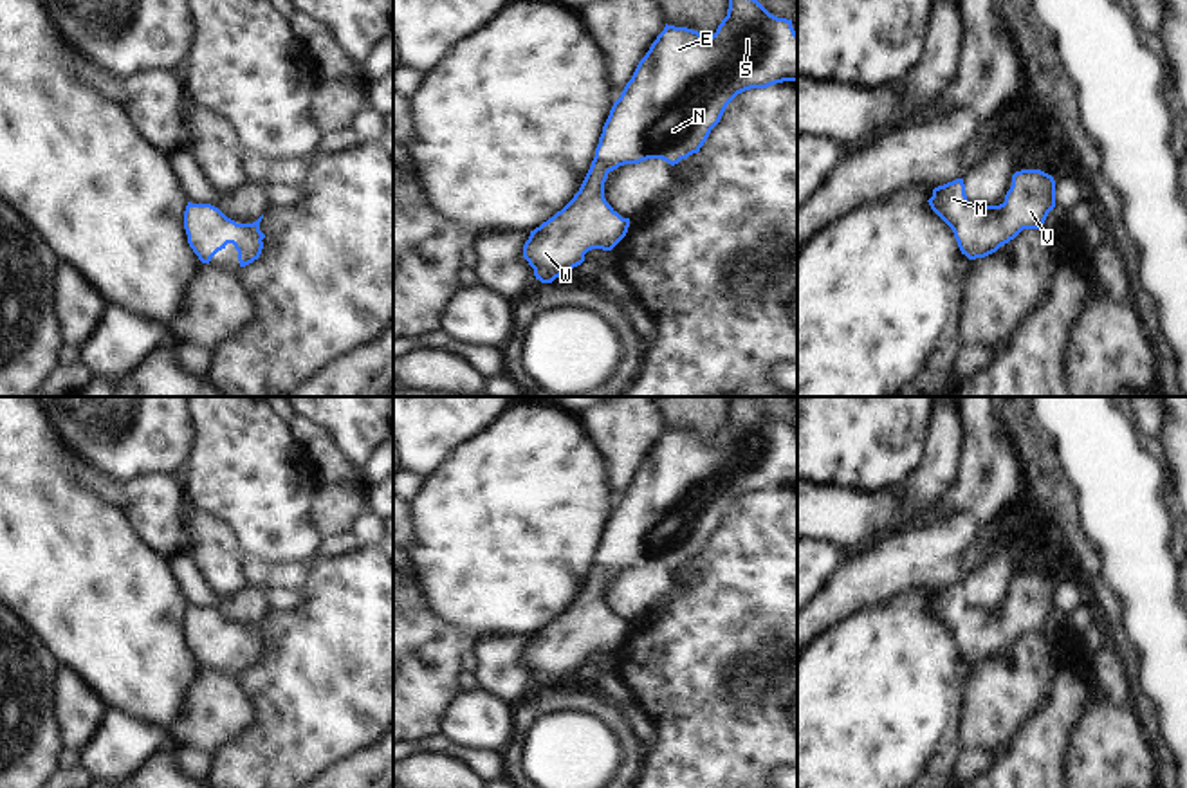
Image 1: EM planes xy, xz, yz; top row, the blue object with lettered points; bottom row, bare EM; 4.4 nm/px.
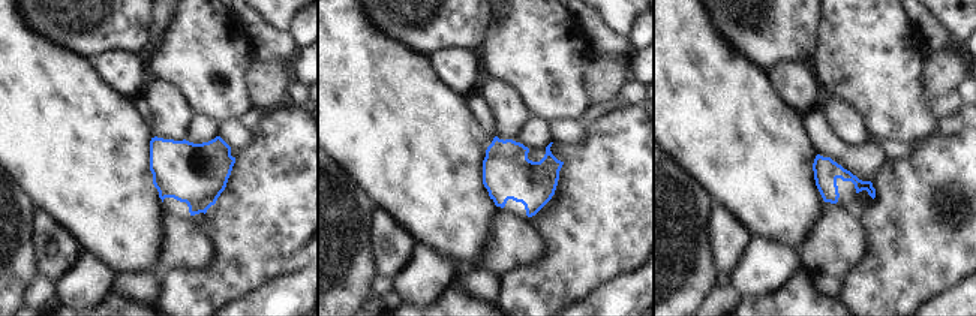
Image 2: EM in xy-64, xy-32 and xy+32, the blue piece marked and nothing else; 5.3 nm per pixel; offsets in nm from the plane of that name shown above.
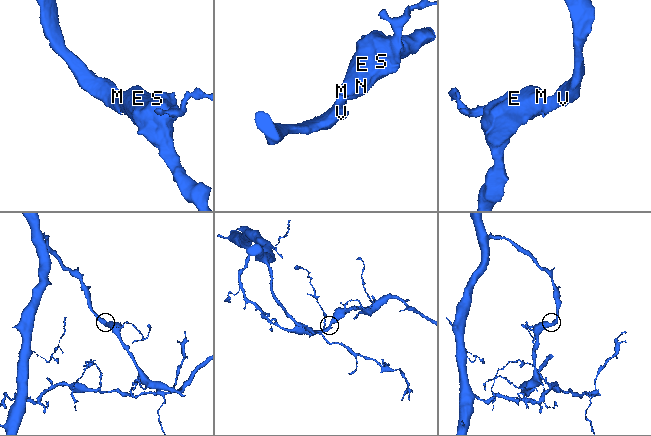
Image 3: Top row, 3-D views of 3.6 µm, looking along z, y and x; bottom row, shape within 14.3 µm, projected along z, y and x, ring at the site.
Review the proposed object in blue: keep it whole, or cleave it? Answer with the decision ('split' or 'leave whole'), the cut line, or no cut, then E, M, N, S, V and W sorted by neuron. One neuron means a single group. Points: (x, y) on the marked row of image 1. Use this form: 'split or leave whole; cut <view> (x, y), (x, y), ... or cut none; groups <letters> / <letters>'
leave whole; cut none; groups E M N S V W

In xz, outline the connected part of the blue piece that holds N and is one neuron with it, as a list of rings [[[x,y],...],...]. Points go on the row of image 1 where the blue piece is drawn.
[[[729,0],[727,16],[709,40],[698,31],[666,23],[613,103],[579,191],[561,211],[530,231],[523,258],[536,279],[552,283],[581,265],[588,251],[612,251],[626,236],[630,218],[622,218],[604,198],[610,171],[648,159],[678,164],[700,151],[738,94],[783,81],[797,81],[797,32],[792,20],[770,14],[758,0]]]

